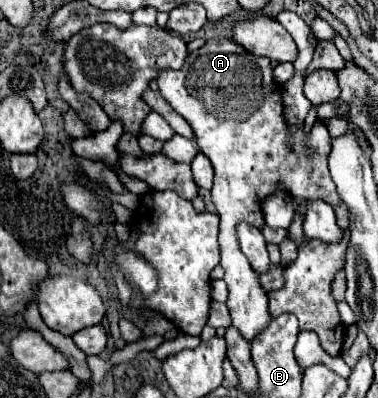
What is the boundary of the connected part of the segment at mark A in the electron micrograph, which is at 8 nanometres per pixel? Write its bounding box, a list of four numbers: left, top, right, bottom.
[157,38,349,342]

